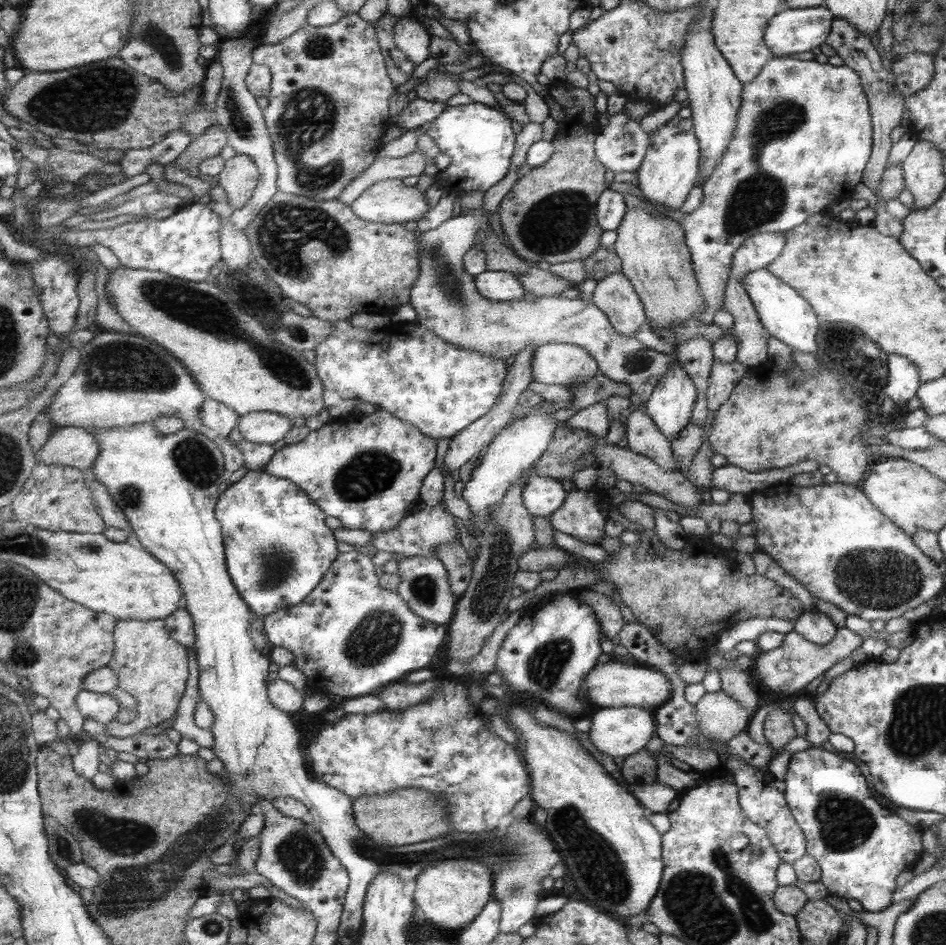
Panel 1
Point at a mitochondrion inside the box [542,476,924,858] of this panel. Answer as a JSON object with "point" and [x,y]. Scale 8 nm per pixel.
{"point":[844,823]}

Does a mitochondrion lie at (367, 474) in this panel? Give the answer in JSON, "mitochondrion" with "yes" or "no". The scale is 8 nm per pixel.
{"mitochondrion":"yes"}

